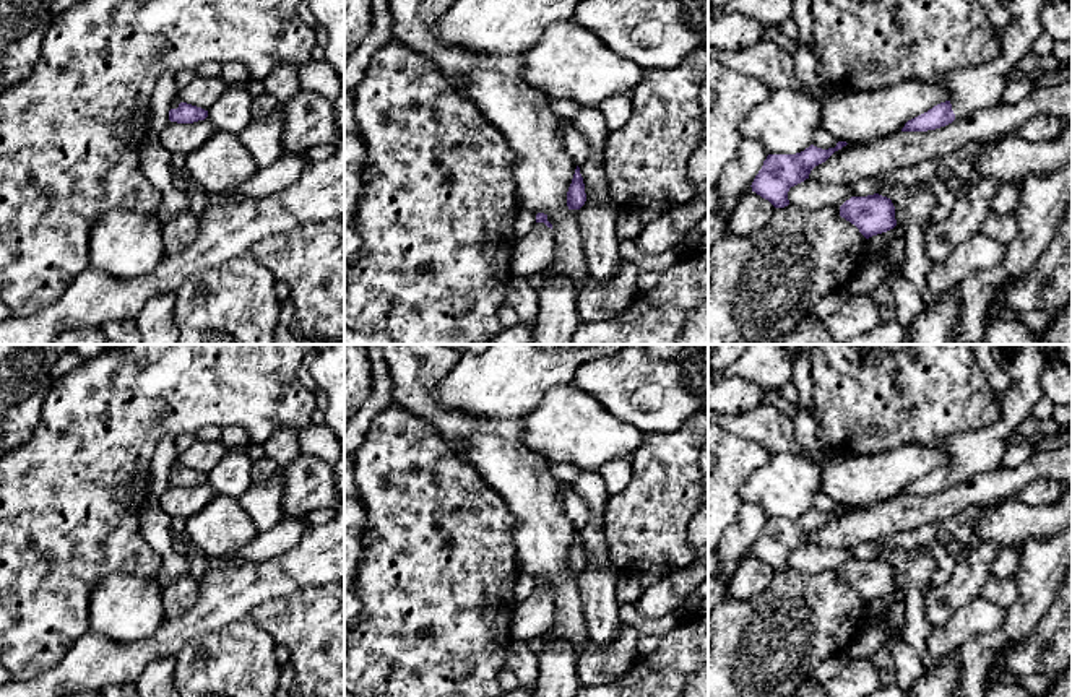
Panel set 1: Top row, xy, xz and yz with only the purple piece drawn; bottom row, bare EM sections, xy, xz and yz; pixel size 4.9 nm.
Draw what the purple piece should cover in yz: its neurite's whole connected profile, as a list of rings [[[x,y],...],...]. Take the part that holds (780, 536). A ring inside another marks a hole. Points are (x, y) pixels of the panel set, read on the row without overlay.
[[[838,505],[835,512],[828,513],[810,509],[796,518],[768,518],[750,549],[752,556],[768,564],[775,572],[785,572],[789,569],[789,552],[809,543],[815,530],[846,509],[846,505]]]

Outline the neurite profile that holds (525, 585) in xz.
[[[520,572],[515,588],[513,588],[515,604],[530,598],[534,588],[536,588],[536,578],[525,572]]]

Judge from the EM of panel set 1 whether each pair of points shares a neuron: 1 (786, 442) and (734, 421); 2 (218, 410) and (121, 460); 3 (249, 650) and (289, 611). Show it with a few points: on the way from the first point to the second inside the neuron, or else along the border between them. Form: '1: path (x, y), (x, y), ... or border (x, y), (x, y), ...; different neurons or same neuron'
1: path (773, 431), (767, 424), (747, 424); same neuron
2: path (194, 410), (182, 410), (145, 436); same neuron
3: border (249, 618), (276, 644); different neurons

